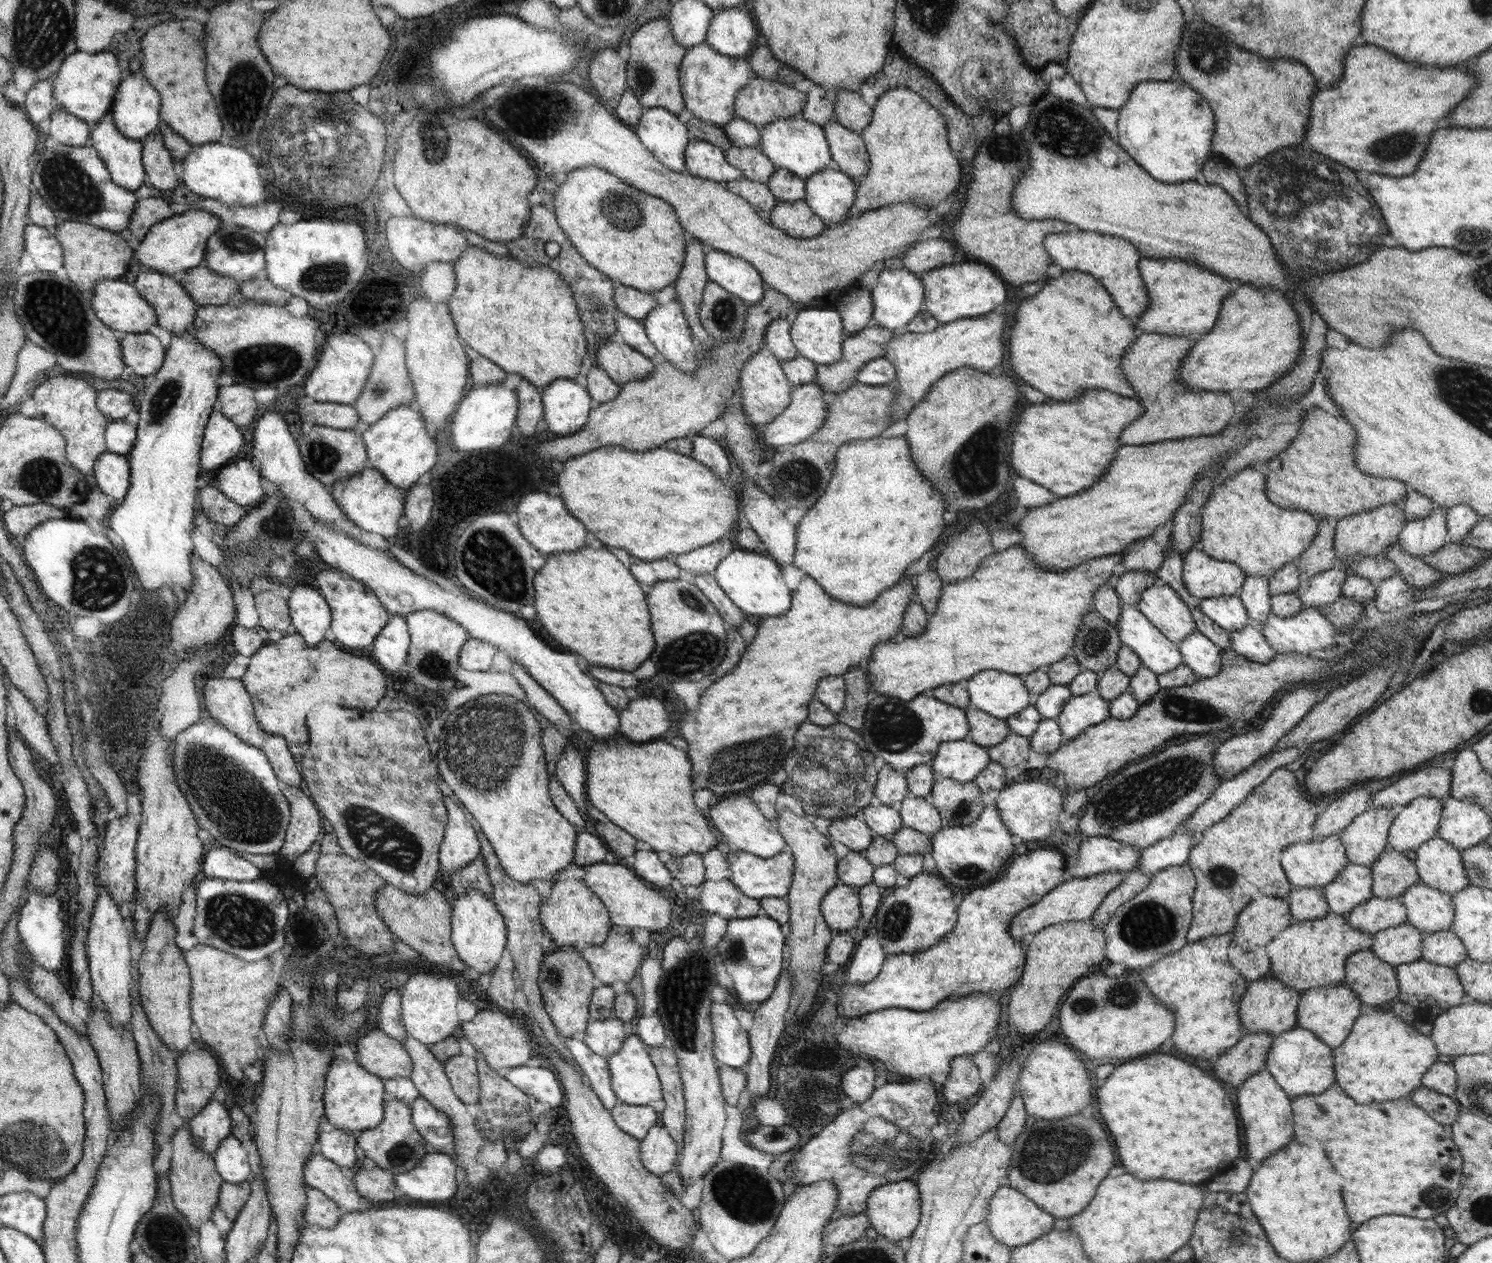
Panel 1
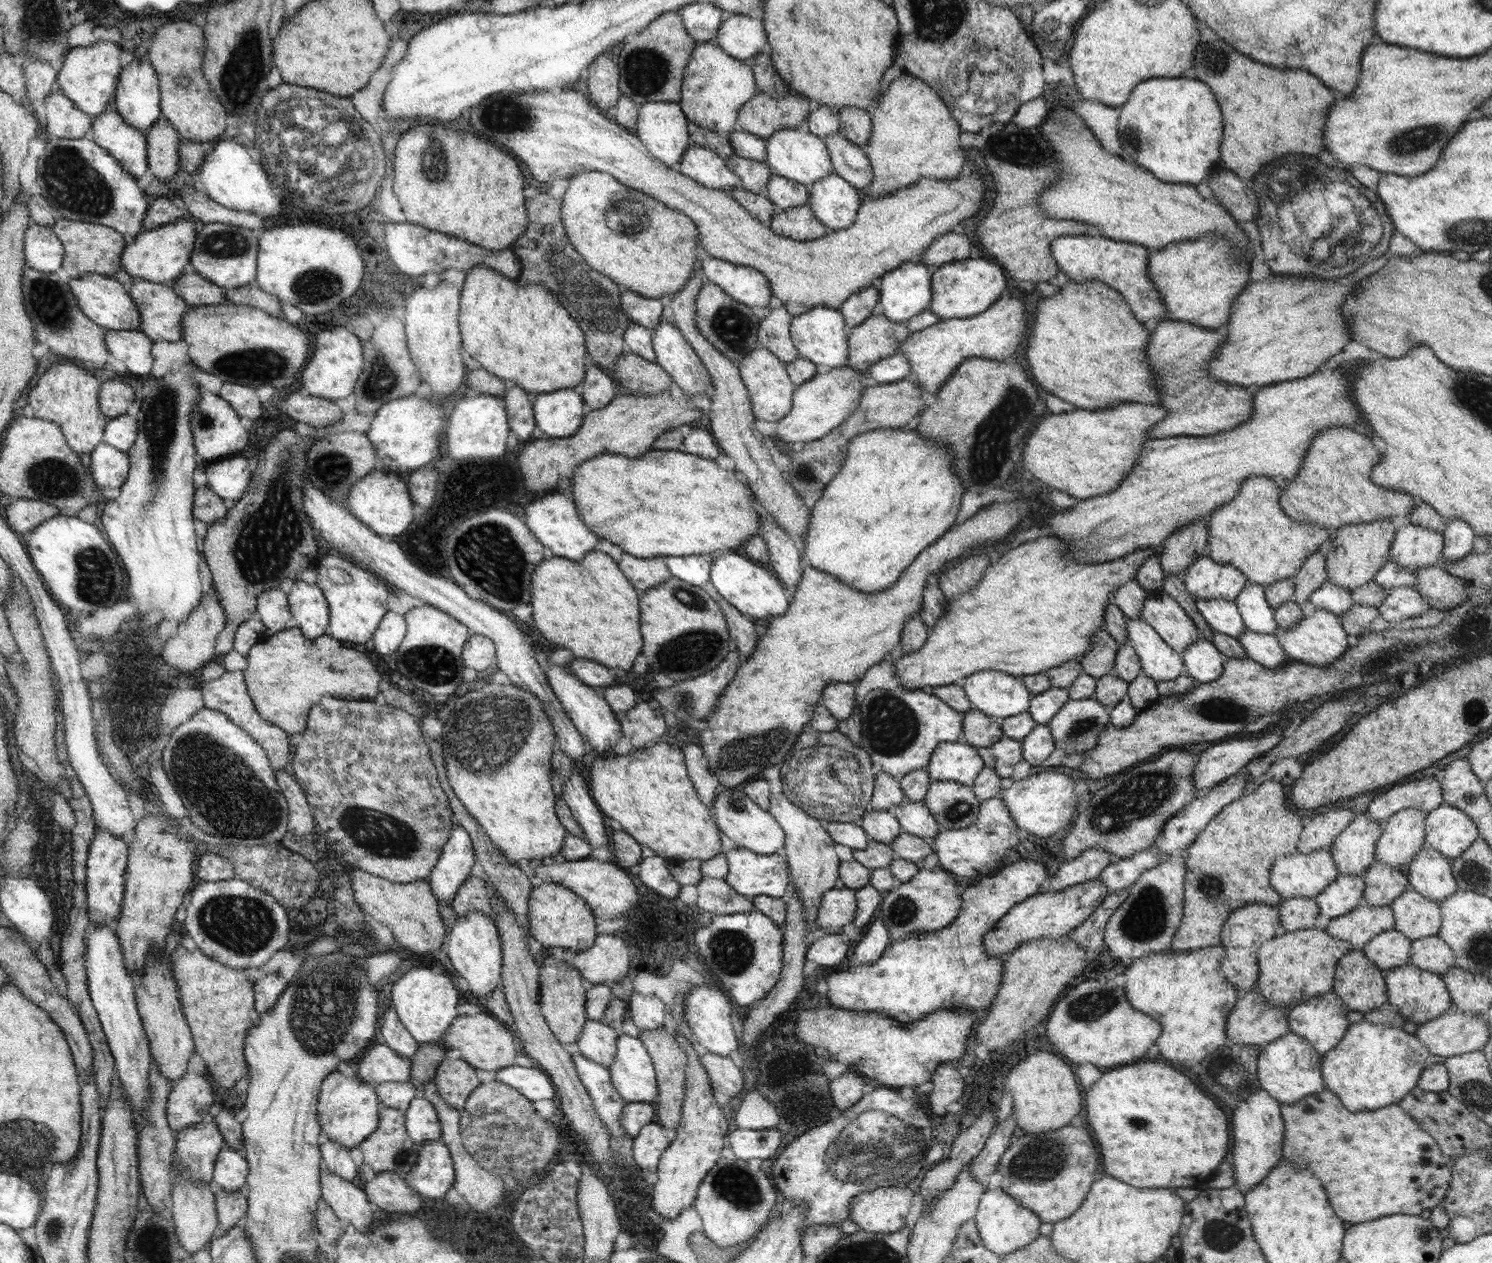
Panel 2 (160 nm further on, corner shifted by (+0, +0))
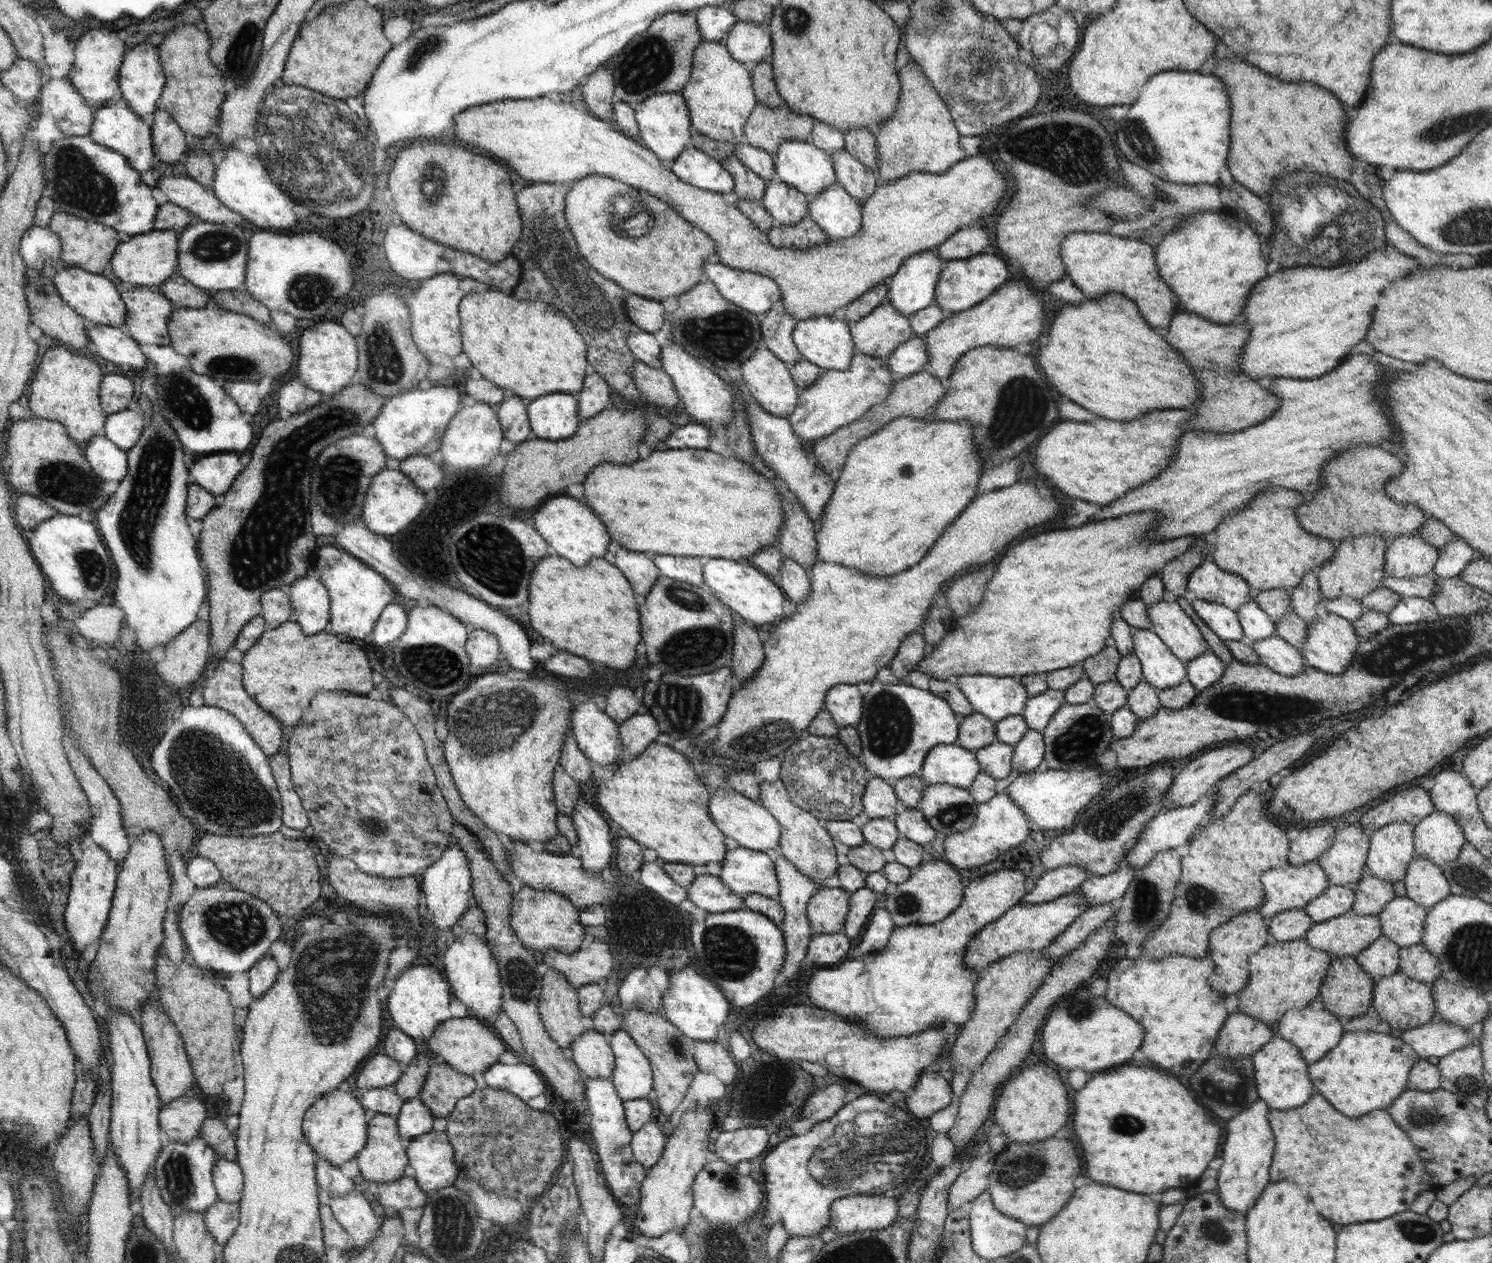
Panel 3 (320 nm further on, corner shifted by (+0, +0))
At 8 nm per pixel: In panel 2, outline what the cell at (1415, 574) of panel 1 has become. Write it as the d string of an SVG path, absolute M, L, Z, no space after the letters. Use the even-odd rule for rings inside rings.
M1442 564L1412 570L1416 578L1416 590L1422 598L1438 610L1449 610L1470 599L1475 586L1469 581L1450 575Z

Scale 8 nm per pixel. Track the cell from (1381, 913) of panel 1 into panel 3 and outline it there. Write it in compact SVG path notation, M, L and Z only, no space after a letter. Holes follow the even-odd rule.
M1350 910L1338 918L1314 923L1304 938L1308 946L1326 951L1334 959L1344 955L1355 958L1381 936L1382 926L1376 914L1364 916Z

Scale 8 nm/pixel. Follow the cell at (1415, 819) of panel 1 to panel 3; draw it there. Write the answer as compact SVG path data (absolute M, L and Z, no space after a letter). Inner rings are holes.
M1393 822L1373 831L1365 864L1369 872L1386 882L1402 880L1415 855L1413 830L1407 822Z

